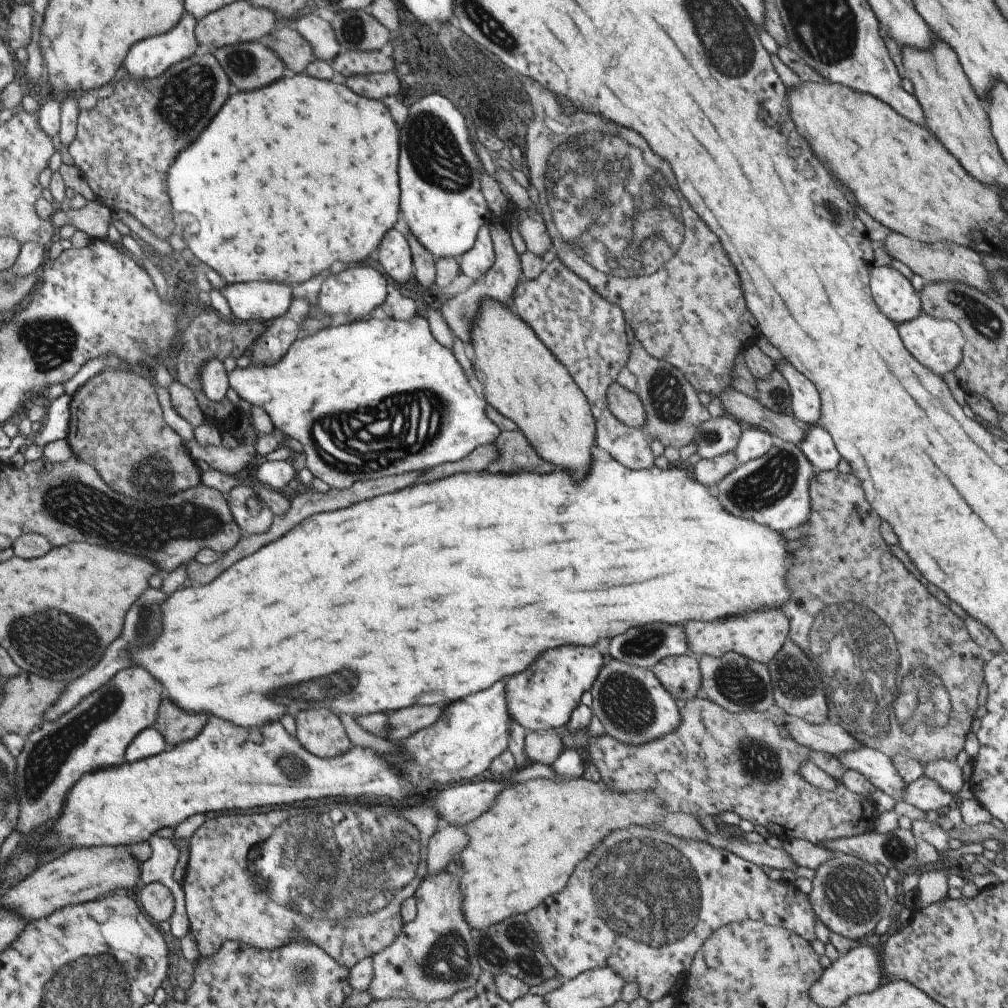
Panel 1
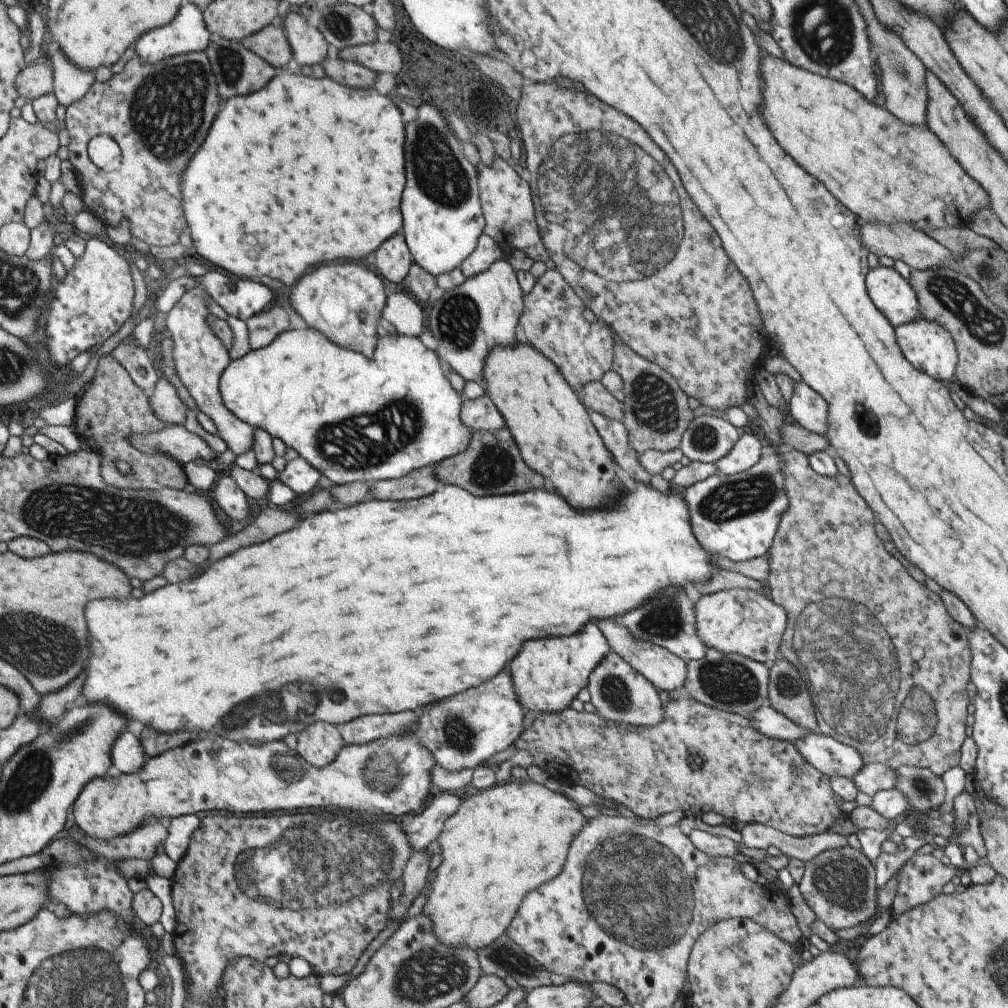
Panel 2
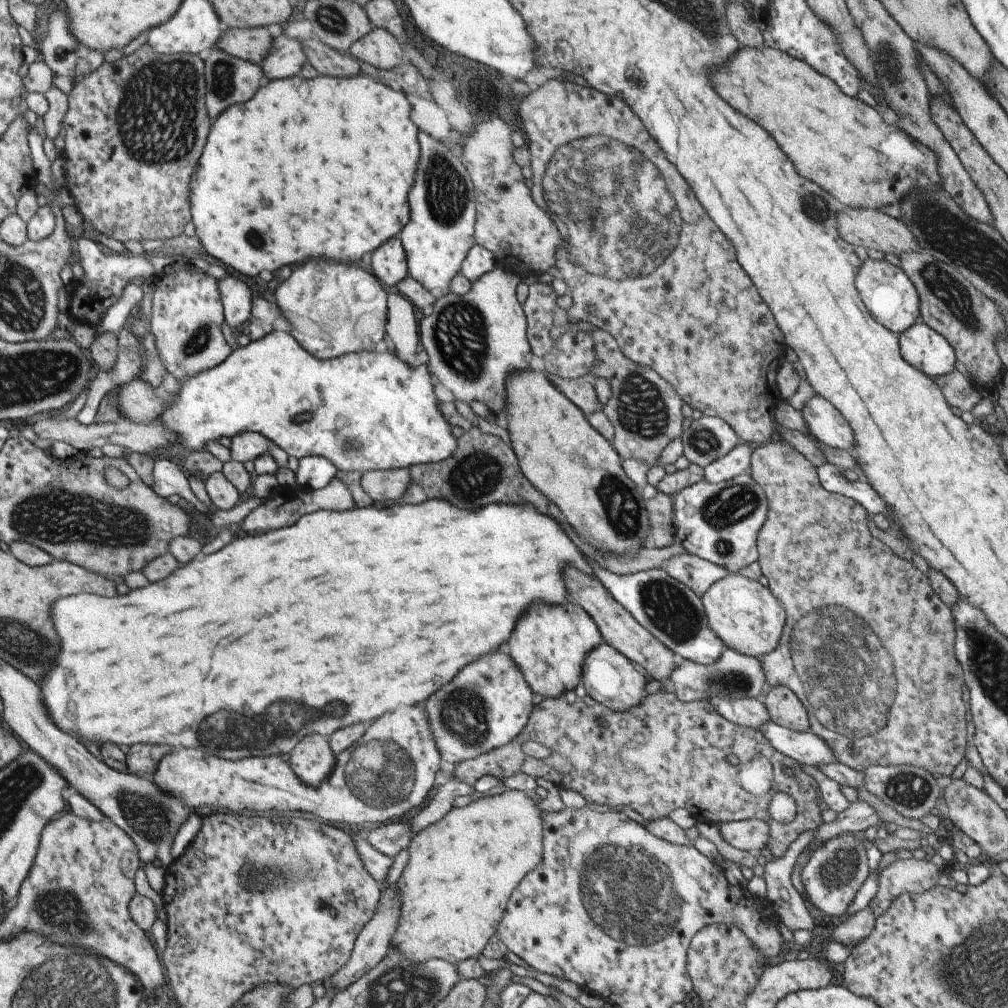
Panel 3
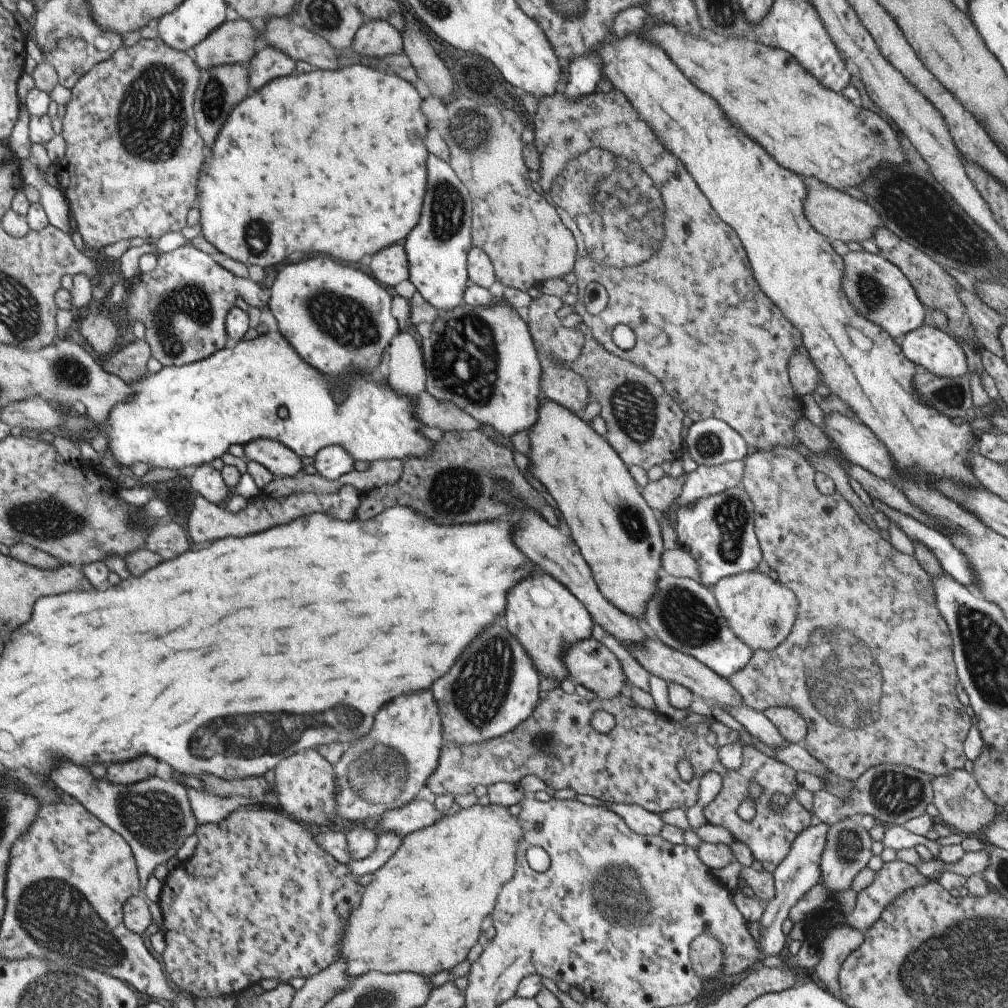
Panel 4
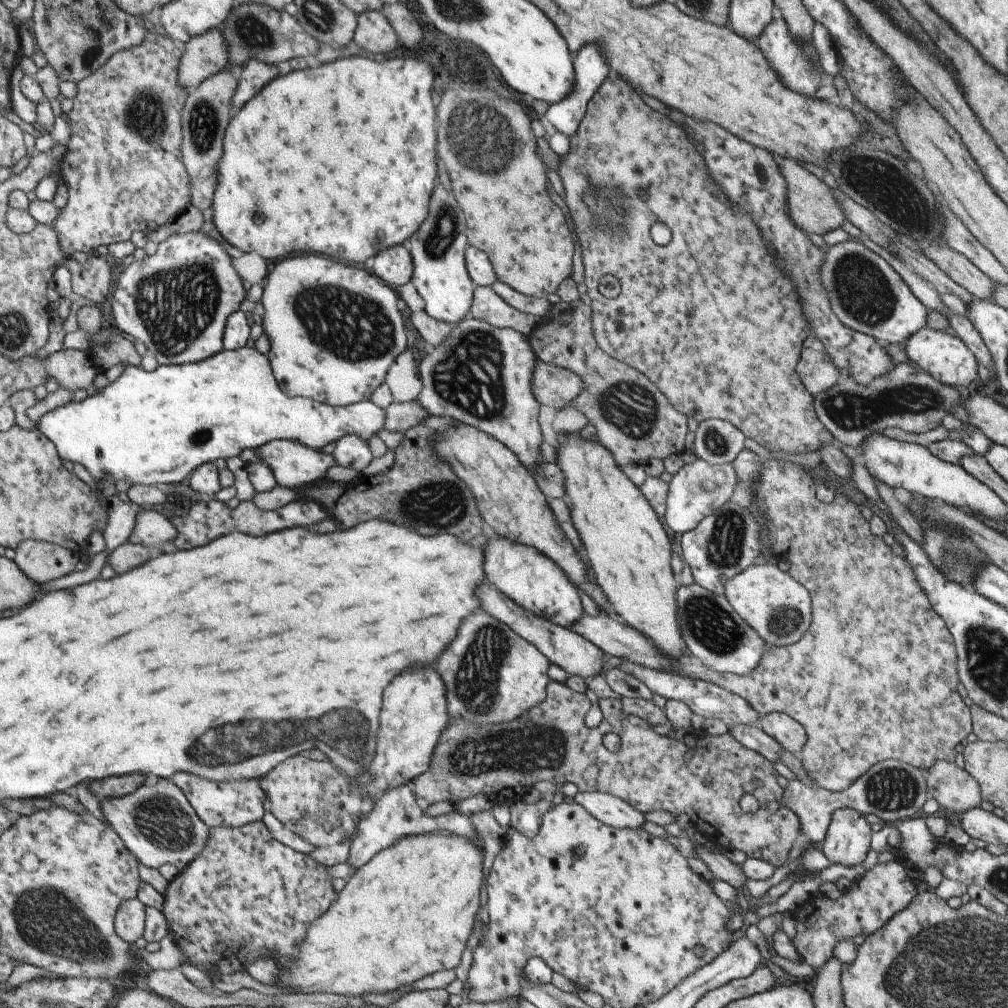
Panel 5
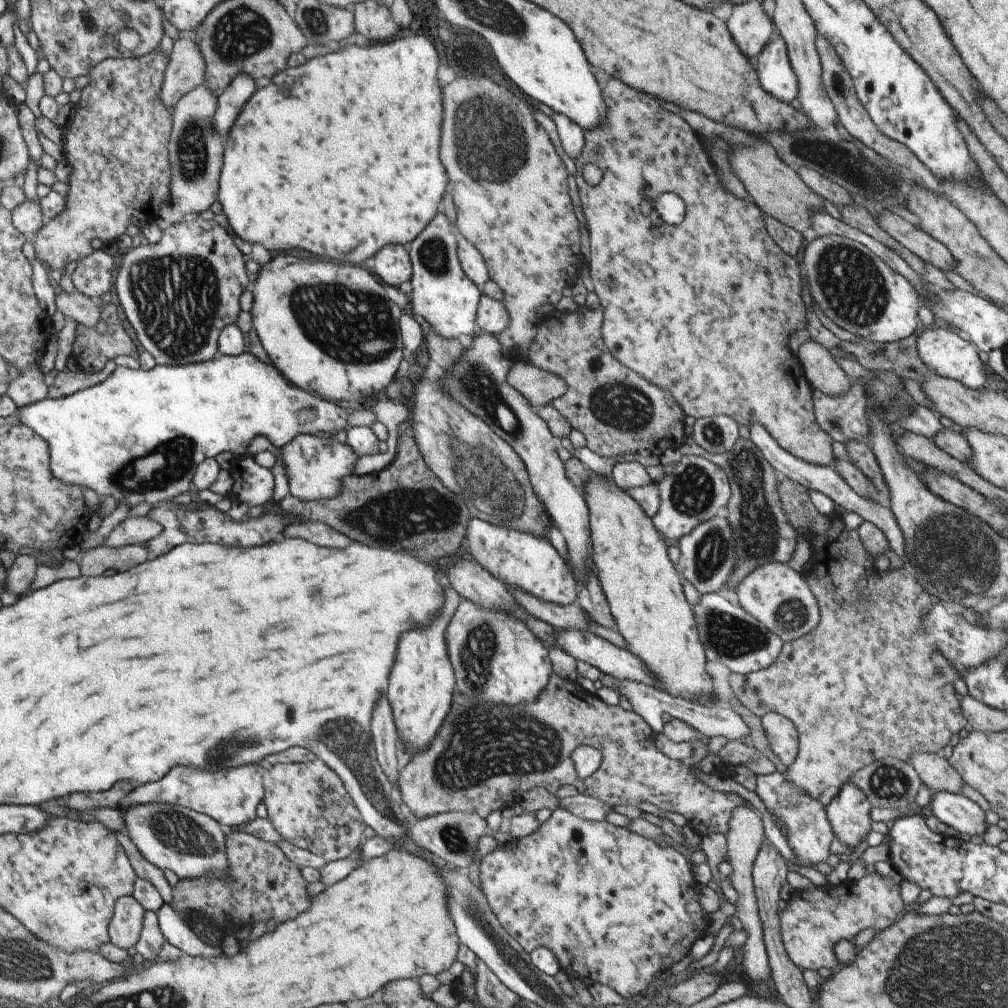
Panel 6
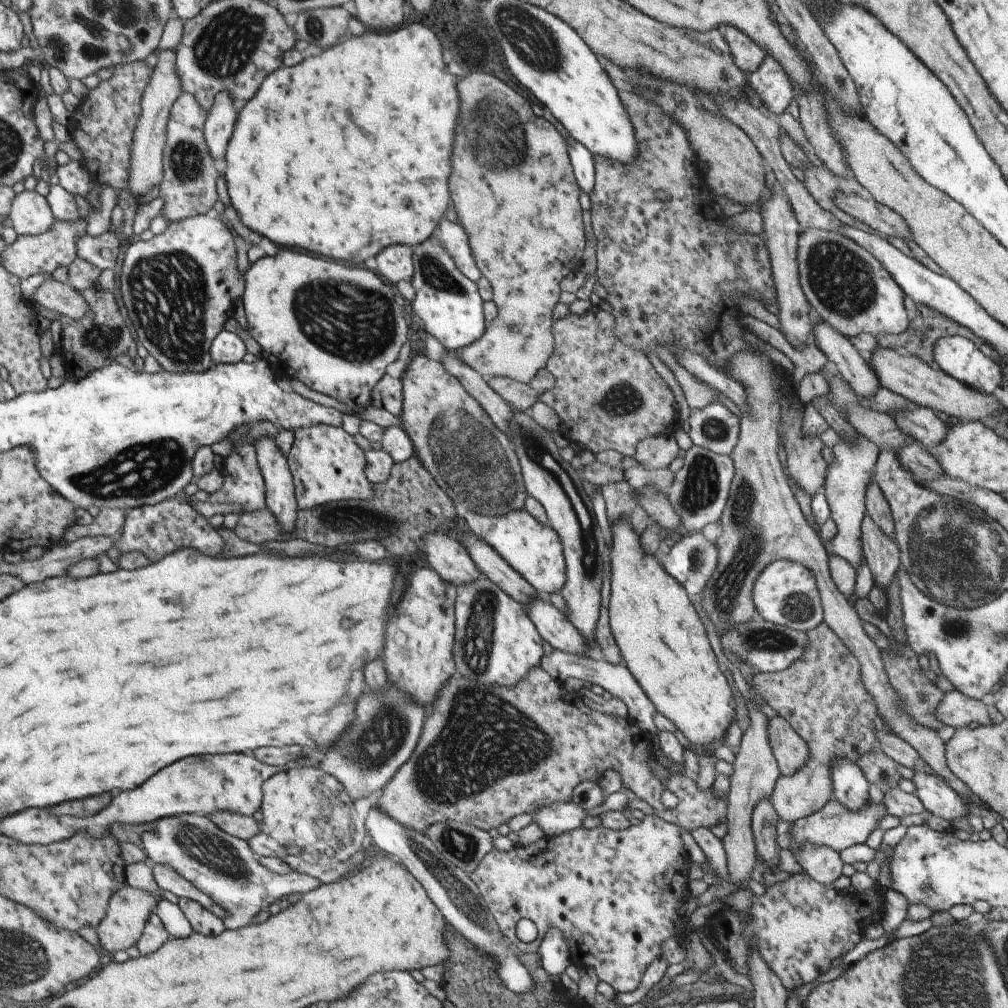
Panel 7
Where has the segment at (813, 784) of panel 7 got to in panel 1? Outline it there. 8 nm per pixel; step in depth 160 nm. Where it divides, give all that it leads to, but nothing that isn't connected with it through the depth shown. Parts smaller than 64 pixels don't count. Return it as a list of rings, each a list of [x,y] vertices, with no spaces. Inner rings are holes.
[[[837,469],[817,471],[810,478],[809,487],[810,513],[808,519],[797,529],[804,537],[794,543],[793,568],[786,574],[786,587],[790,592],[787,602],[780,606],[780,611],[789,619],[788,637],[802,650],[805,656],[813,663],[824,683],[824,692],[827,695],[828,720],[833,724],[840,724],[849,736],[854,736],[862,745],[877,749],[890,758],[901,754],[911,760],[920,761],[922,765],[937,759],[955,759],[962,749],[966,734],[969,733],[973,714],[977,710],[977,690],[983,682],[983,657],[979,648],[969,636],[962,619],[957,618],[947,606],[941,606],[905,568],[903,564],[893,558],[887,544],[883,542],[879,532],[879,516],[869,508],[865,502],[863,489],[859,479],[851,473],[839,473]],[[801,540],[805,546],[801,548]]]

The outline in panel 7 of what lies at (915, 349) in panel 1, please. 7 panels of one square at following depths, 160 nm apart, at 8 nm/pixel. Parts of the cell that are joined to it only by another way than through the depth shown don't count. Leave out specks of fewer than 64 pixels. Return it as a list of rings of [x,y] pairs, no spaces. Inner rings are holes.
[[[946,335],[932,345],[933,364],[945,375],[963,385],[991,395],[998,387],[1001,372],[993,360],[978,350],[967,338]]]

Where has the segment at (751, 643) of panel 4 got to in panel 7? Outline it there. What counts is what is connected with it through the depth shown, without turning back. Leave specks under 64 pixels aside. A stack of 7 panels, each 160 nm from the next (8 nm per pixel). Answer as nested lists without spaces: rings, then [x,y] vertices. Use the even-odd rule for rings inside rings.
[[[778,559],[761,570],[751,590],[751,603],[756,616],[770,624],[806,633],[822,623],[822,607],[815,578],[809,568],[791,560]]]

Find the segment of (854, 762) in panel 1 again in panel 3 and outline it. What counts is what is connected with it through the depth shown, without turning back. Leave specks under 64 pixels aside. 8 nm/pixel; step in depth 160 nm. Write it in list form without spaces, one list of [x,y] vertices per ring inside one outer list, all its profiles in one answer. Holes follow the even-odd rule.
[[[768,722],[759,728],[767,742],[797,763],[820,767],[837,763],[831,747],[813,731],[797,732]]]

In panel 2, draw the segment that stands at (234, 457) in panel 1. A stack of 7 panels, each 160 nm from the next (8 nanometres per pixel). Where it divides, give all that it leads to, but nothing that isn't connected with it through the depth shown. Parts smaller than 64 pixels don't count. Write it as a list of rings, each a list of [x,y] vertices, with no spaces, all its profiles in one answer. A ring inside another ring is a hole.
[[[182,425],[166,426],[156,433],[132,435],[128,441],[142,453],[163,453],[181,465],[192,460],[214,461],[219,455],[198,435],[188,432]]]

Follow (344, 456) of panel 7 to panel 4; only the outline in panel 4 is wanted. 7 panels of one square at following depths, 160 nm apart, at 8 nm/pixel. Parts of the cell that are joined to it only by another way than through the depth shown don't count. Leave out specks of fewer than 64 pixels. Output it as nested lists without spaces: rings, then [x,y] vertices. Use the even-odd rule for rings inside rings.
[[[253,439],[242,445],[245,461],[255,461],[274,477],[292,477],[303,468],[300,457],[284,444],[271,439]]]

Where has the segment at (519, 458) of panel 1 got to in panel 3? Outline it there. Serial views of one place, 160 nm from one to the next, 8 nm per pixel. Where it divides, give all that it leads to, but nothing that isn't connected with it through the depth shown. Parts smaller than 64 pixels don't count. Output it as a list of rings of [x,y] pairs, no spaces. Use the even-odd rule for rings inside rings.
[[[468,426],[457,438],[457,446],[445,460],[410,466],[407,490],[398,501],[417,504],[429,499],[449,500],[457,508],[477,510],[491,502],[531,502],[537,512],[547,514],[547,500],[521,474],[513,449],[493,434],[482,434],[474,426]]]

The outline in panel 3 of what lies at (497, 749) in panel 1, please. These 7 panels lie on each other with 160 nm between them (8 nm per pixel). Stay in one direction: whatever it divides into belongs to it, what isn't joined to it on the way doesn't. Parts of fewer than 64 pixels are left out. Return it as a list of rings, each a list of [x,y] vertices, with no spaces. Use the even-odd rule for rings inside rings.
[[[506,650],[465,666],[449,684],[427,698],[423,708],[440,758],[456,765],[507,744],[526,725],[533,692]]]

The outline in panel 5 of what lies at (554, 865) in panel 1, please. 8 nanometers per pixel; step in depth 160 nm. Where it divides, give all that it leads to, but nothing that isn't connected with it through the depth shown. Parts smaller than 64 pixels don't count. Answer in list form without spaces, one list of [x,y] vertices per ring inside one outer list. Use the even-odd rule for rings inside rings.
[[[445,832],[408,835],[380,850],[371,857],[371,860],[361,865],[352,877],[345,880],[347,882],[345,887],[337,893],[336,899],[330,904],[327,912],[310,923],[309,928],[306,929],[306,935],[298,943],[298,956],[295,958],[295,962],[293,964],[287,962],[289,972],[279,971],[280,966],[277,965],[279,982],[275,985],[291,986],[303,993],[327,992],[341,994],[341,996],[357,996],[365,994],[365,992],[389,992],[400,986],[410,985],[415,980],[419,980],[427,974],[433,974],[437,970],[454,969],[459,964],[461,952],[465,948],[465,941],[475,924],[475,914],[479,908],[479,888],[483,884],[483,868],[481,867],[483,854],[482,848],[469,839]]]

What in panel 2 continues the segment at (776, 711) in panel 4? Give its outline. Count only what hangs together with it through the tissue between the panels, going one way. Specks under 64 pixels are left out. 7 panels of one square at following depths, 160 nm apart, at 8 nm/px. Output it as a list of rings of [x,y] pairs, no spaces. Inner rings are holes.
[[[779,656],[768,665],[768,702],[773,710],[797,726],[811,732],[818,730],[805,679],[790,662]]]

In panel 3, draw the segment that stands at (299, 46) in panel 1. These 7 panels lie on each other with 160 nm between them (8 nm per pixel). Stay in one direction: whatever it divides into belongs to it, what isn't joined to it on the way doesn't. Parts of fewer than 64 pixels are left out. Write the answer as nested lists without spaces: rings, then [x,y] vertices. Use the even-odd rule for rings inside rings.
[[[267,27],[227,28],[226,33],[215,42],[213,47],[219,47],[234,58],[239,57],[259,65],[270,53],[272,38],[269,37]]]

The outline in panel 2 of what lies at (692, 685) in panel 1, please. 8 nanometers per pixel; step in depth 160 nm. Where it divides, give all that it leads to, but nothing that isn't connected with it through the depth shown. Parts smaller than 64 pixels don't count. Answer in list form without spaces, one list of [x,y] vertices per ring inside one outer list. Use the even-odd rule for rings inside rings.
[[[614,618],[595,621],[599,630],[603,633],[607,644],[617,656],[620,656],[627,664],[631,665],[641,676],[644,676],[657,690],[675,690],[684,686],[687,676],[686,663],[678,656],[667,652],[664,648],[655,646],[645,640],[636,641],[624,626],[621,626]]]

